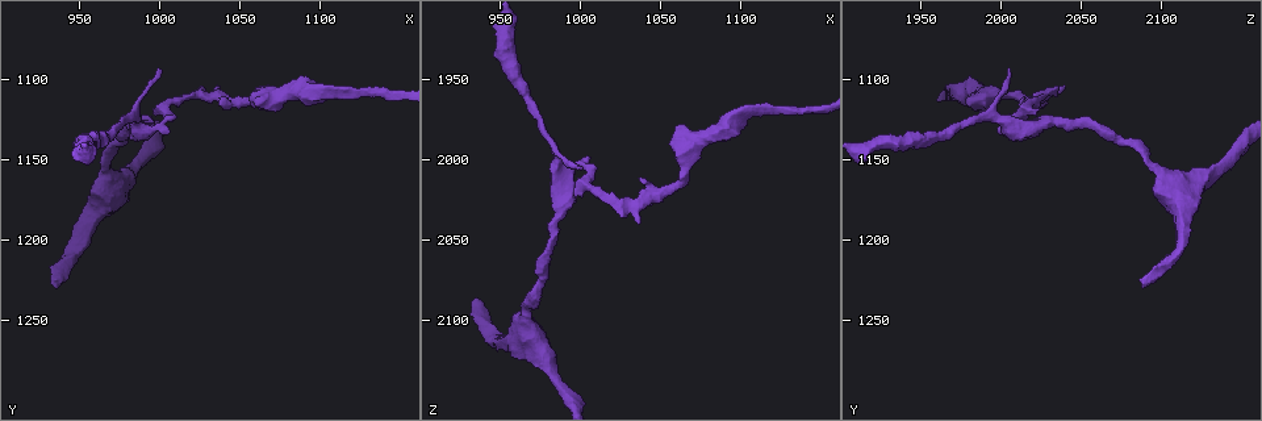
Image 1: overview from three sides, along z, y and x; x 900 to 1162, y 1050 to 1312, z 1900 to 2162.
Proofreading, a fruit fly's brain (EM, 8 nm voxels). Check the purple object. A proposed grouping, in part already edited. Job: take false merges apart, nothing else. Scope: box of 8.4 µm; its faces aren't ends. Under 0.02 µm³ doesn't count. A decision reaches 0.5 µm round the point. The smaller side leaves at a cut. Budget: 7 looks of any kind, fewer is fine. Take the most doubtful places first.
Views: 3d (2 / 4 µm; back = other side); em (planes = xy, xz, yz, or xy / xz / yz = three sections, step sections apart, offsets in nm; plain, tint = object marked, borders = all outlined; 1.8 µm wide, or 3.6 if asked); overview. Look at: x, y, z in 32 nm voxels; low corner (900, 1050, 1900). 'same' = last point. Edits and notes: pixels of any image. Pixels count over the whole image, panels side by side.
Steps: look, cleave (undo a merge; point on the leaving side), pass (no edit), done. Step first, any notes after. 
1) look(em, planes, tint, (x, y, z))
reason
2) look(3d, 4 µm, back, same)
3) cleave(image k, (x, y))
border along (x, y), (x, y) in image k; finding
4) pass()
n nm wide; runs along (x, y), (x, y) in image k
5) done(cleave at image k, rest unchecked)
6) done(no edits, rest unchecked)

look(3d, 2 µm, (964, 1150, 2090))

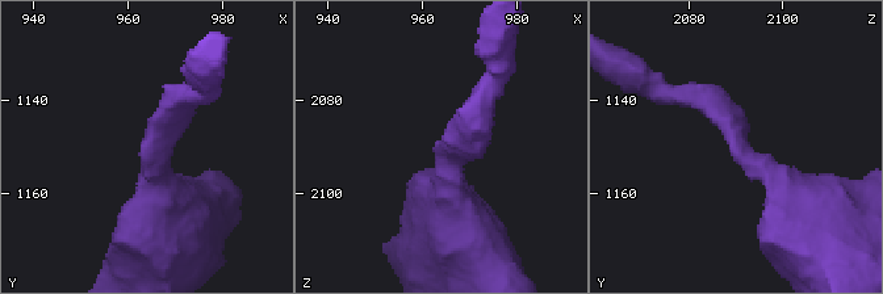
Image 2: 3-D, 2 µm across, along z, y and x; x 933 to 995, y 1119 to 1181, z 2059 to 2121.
look(em, xz, step 8, tint, (965, 1152, 2091))

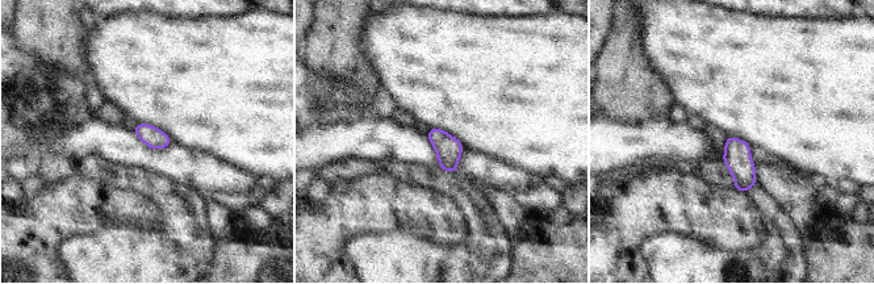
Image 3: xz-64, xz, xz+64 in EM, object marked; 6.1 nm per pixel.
pass()
120 nm wide; continuous, no second cell

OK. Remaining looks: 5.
look(em, planes, borders, (1110, 1108, 1970))
thick turns thin

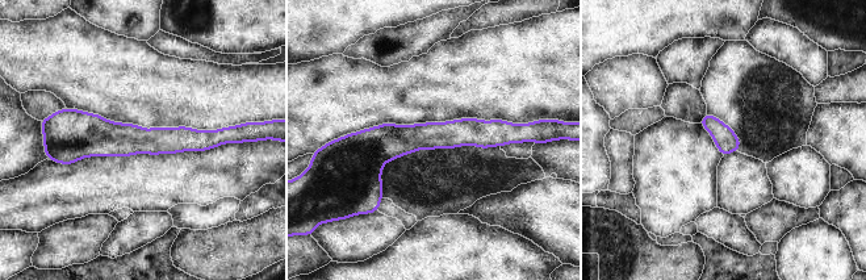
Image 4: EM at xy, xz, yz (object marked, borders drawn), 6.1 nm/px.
pass()
140 nm wide; runs along (513, 132), (355, 145) in image 4; one cell here

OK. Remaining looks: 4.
look(em, xz, step 4, tint, (1064, 1108, 2000))
thick turns thin

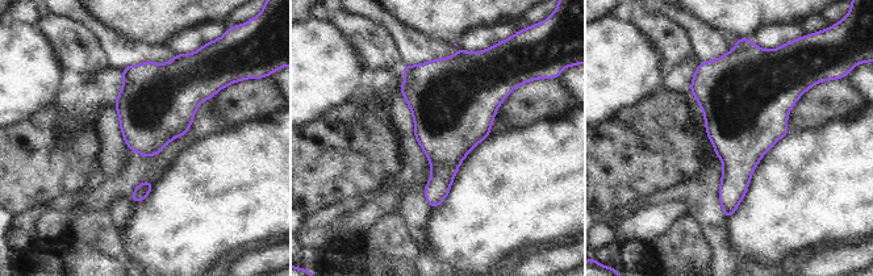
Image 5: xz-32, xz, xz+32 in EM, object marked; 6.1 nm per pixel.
look(em, planes, tint, same)
cut it another way

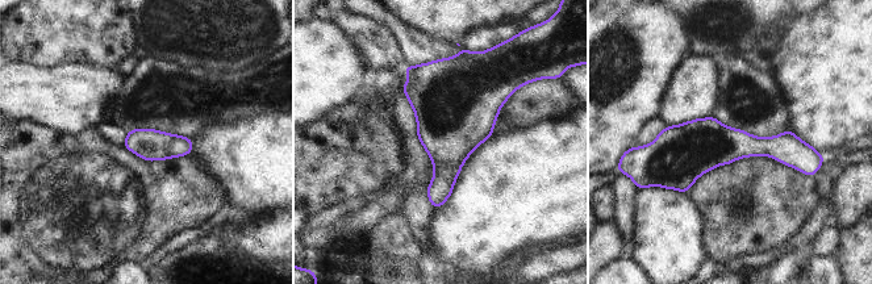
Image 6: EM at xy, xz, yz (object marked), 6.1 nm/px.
pass()
runs along (656, 146), (774, 146), (813, 154) in image 6; all the same cell

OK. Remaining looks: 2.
done(no edits, rest unchecked)

